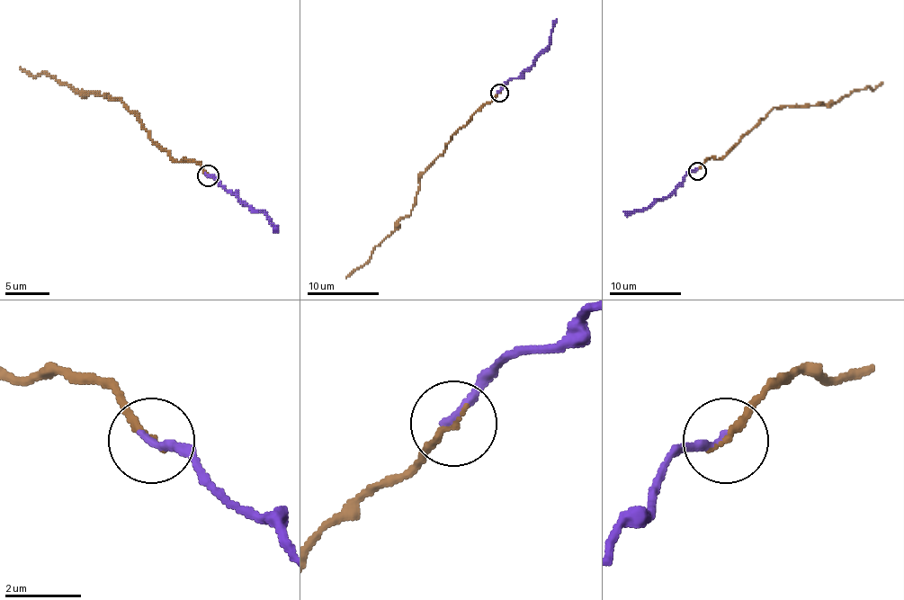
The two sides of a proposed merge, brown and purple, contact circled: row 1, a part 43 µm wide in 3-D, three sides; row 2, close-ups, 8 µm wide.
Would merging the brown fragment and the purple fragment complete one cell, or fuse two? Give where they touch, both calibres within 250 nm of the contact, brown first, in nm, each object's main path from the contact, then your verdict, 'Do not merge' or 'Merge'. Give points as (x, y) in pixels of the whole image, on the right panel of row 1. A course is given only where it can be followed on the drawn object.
Place: (697, 171). Thickness 170 nm (brown) against 220 nm. Course of brown: (697, 170), (706, 159), (719, 159), (774, 107), (836, 103), (855, 89), (875, 89), (882, 82). Course of purple: (697, 170), (692, 170), (668, 197), (657, 199), (650, 206), (623, 211). Merge

